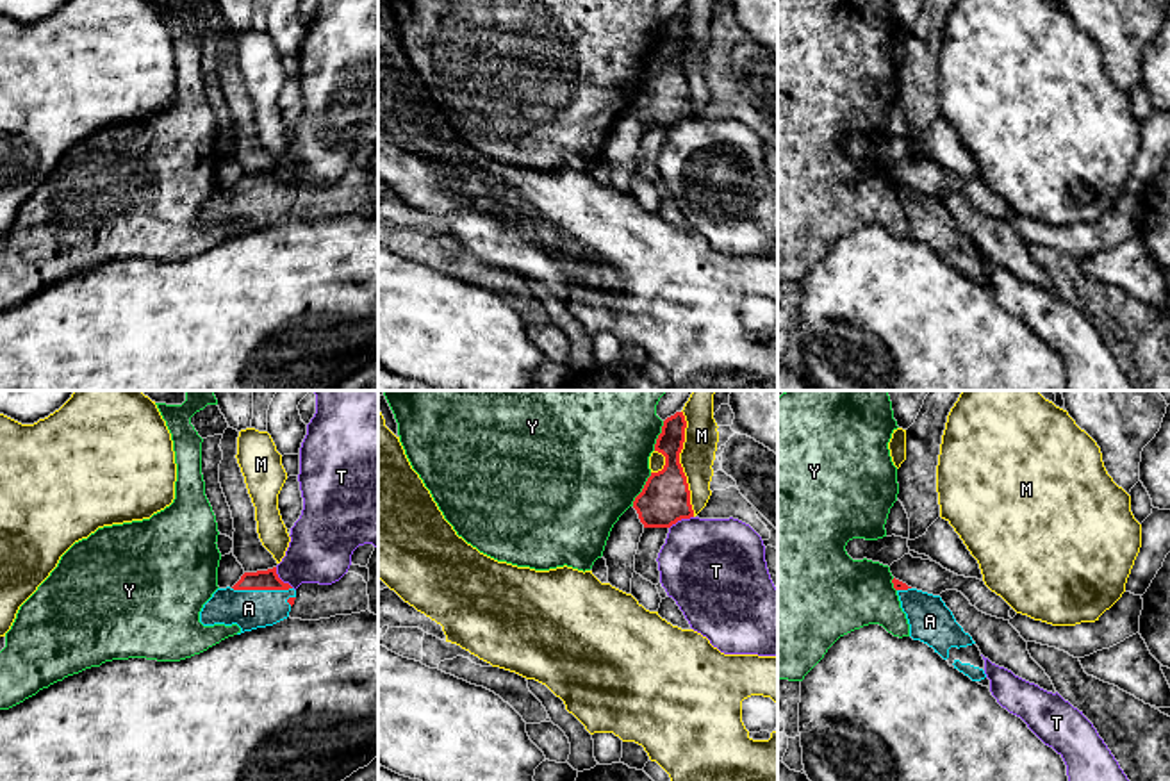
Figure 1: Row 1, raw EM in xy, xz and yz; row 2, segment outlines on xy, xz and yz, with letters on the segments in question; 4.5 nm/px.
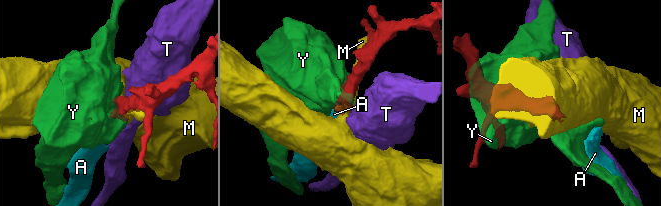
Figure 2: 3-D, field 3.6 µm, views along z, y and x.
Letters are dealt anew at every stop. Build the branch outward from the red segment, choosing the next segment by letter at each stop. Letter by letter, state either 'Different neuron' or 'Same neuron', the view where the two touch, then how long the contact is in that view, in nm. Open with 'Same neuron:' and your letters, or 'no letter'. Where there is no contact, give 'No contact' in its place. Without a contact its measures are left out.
Same neuron: A
A: Same neuron. Touches red in xy. Shared border 280 nm
M: Different neuron. Touches red in xz. Shared border 480 nm
T: Different neuron. Touches red in xy. Shared border 130 nm
Y: Different neuron. Touches red in xz. Shared border 180 nm

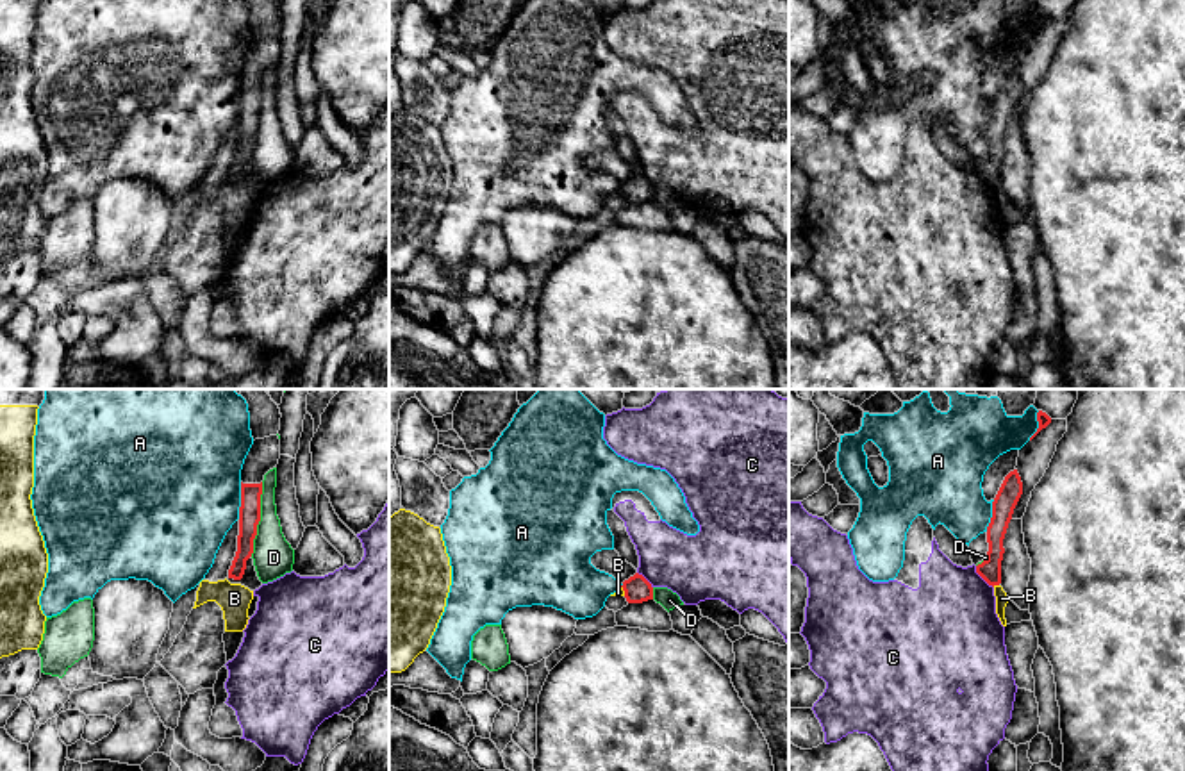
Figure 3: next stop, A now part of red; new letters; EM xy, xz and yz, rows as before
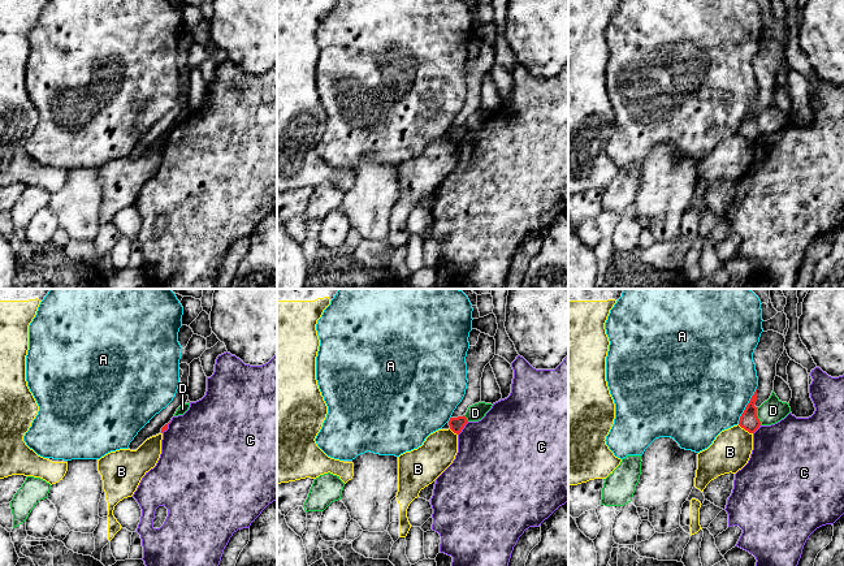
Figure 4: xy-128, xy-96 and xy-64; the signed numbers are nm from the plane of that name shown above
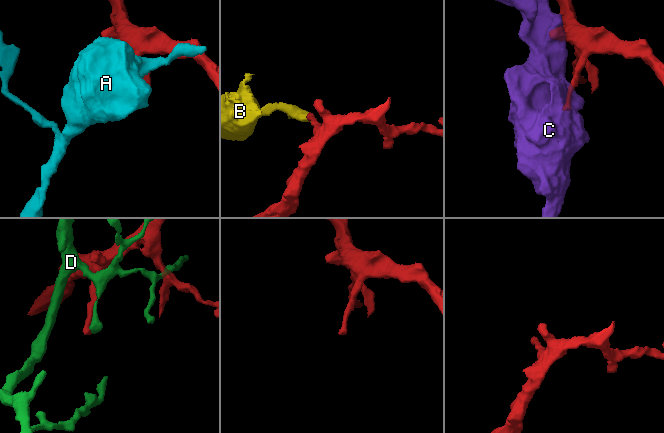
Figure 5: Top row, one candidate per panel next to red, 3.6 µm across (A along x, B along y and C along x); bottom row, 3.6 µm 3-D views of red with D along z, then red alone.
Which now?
Same neuron: no letter
A: Different neuron. Touches red in xy. Shared border 170 nm
B: Different neuron. Touches red in yz. Shared border 30 nm
C: Different neuron. Touches red in yz. Shared border 130 nm
D: Different neuron. Touches red in xy. Shared border 340 nm

